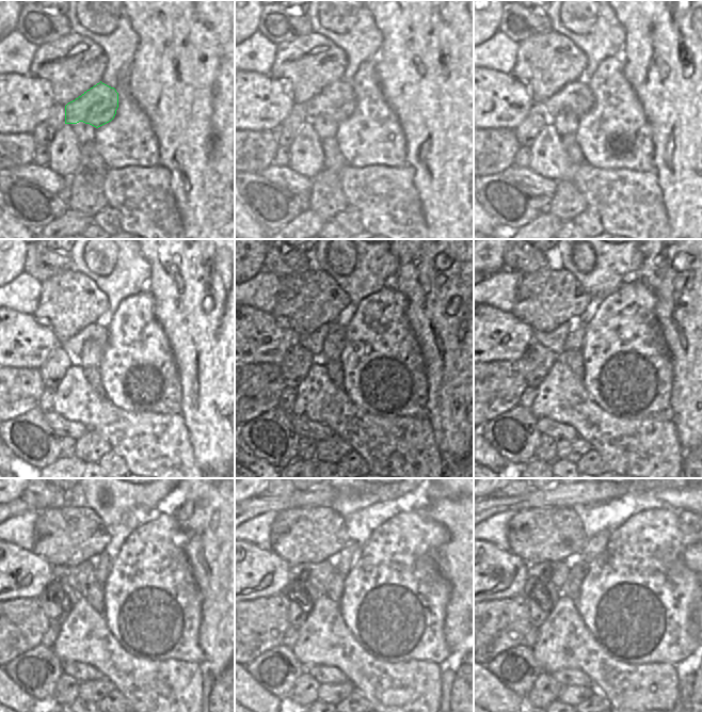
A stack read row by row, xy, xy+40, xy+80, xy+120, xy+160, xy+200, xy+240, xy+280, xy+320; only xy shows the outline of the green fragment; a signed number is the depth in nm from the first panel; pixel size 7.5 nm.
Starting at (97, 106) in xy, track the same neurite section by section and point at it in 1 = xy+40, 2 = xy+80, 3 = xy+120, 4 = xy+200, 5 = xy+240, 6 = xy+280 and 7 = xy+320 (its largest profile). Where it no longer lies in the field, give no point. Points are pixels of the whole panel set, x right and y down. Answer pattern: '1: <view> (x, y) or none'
1: xy+40 (337, 100)
2: xy+80 (576, 97)
3: xy+120 (96, 332)
4: xy+200 (554, 341)
5: xy+240 (78, 576)
6: xy+280 (317, 574)
7: xy+320 (556, 572)

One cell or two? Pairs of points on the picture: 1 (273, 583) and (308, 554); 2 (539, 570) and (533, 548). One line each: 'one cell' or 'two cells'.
1: two cells
2: two cells

